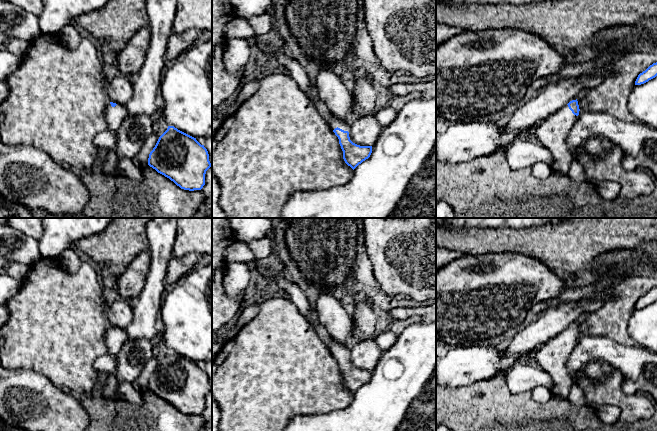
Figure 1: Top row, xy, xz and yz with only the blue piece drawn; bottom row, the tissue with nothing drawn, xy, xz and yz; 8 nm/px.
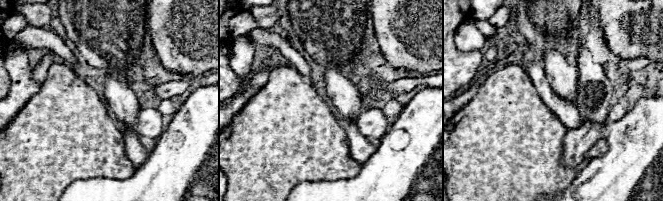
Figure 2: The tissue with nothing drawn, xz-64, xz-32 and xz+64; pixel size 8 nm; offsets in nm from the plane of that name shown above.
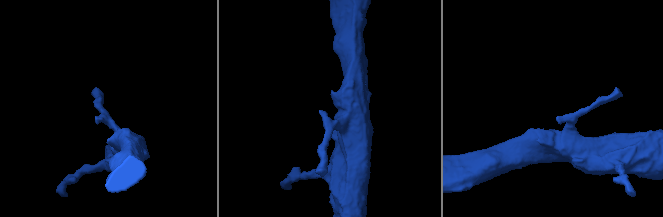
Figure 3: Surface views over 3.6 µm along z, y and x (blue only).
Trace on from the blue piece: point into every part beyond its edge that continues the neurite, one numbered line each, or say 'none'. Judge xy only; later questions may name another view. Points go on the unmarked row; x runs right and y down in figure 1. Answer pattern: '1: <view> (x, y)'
1: xy (114, 340)

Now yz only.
1: yz (552, 356)

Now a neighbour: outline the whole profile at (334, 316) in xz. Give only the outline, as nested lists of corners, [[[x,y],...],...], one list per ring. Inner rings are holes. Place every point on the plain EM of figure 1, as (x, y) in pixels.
[[[320,290],[314,310],[323,330],[336,342],[351,346],[353,326],[350,309],[345,298],[328,290]]]

